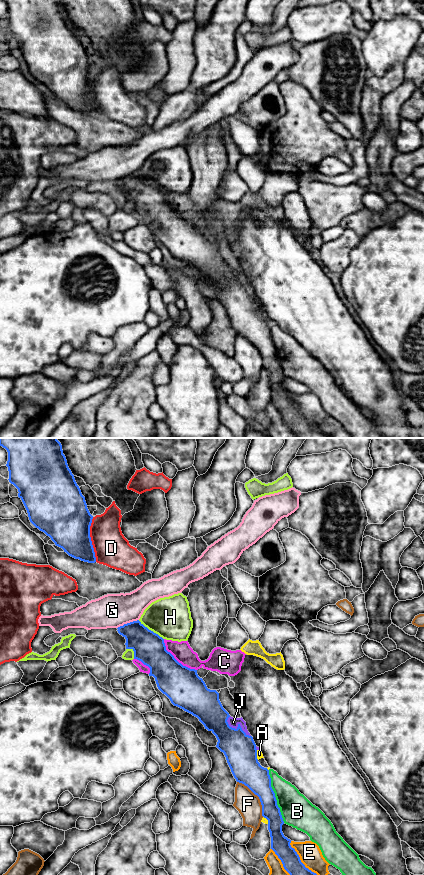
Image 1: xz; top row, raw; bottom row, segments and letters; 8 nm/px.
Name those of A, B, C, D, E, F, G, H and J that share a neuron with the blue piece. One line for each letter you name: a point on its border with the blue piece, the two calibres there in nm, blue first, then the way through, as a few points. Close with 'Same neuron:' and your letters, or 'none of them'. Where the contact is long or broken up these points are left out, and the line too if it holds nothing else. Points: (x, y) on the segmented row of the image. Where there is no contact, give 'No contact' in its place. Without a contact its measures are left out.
Same neuron: none of them

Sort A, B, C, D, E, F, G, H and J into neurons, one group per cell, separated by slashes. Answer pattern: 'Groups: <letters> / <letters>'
Groups: A C J / B / D / E / F / G / H

